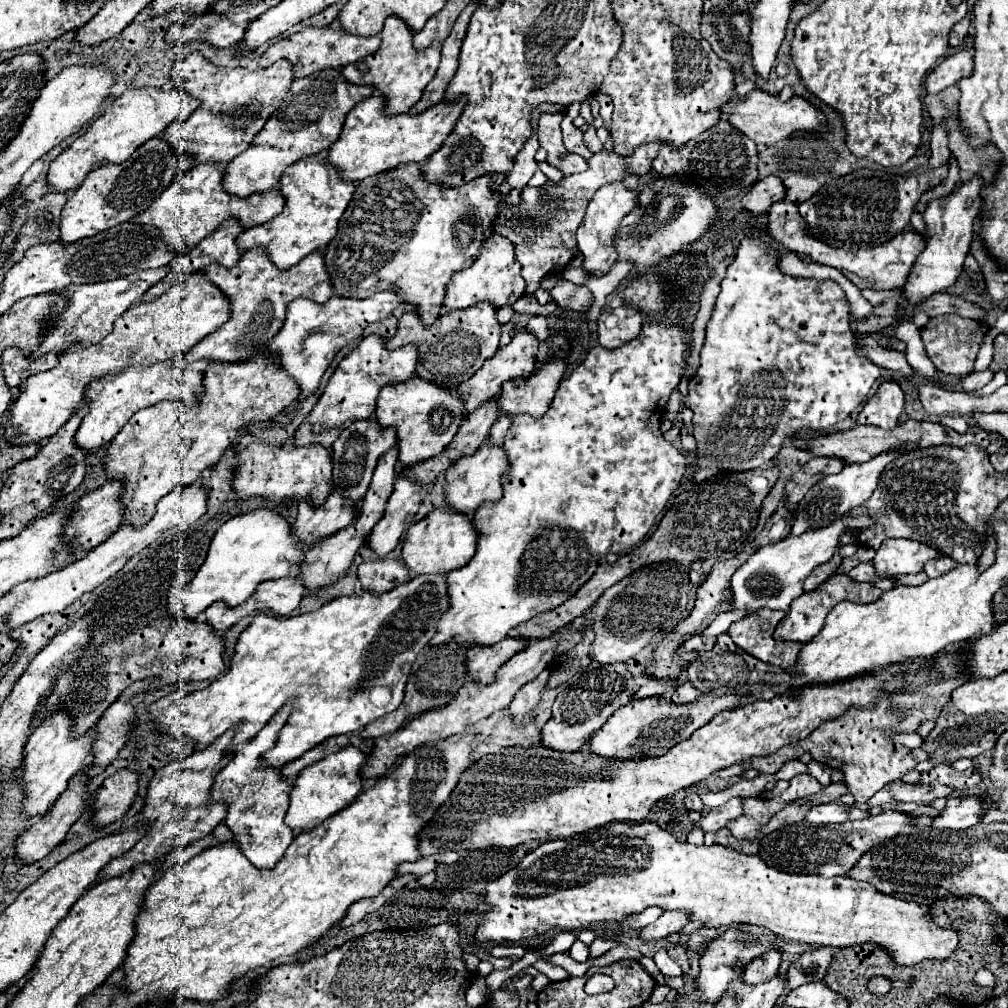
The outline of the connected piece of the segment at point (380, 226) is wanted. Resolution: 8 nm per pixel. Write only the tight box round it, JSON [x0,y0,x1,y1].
[323,164,499,326]

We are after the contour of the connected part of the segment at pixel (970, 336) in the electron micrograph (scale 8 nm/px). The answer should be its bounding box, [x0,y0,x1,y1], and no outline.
[921,316,987,376]

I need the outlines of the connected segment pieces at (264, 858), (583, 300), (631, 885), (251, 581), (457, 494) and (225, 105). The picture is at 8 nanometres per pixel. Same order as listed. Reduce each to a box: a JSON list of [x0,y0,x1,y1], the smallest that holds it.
[[211,708,293,870],[539,275,593,314],[475,822,959,966],[169,508,305,622],[445,442,509,514],[163,52,293,164]]

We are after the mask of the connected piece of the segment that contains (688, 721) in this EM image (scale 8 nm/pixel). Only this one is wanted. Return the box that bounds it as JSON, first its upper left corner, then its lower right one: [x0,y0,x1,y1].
[587,696,747,760]

